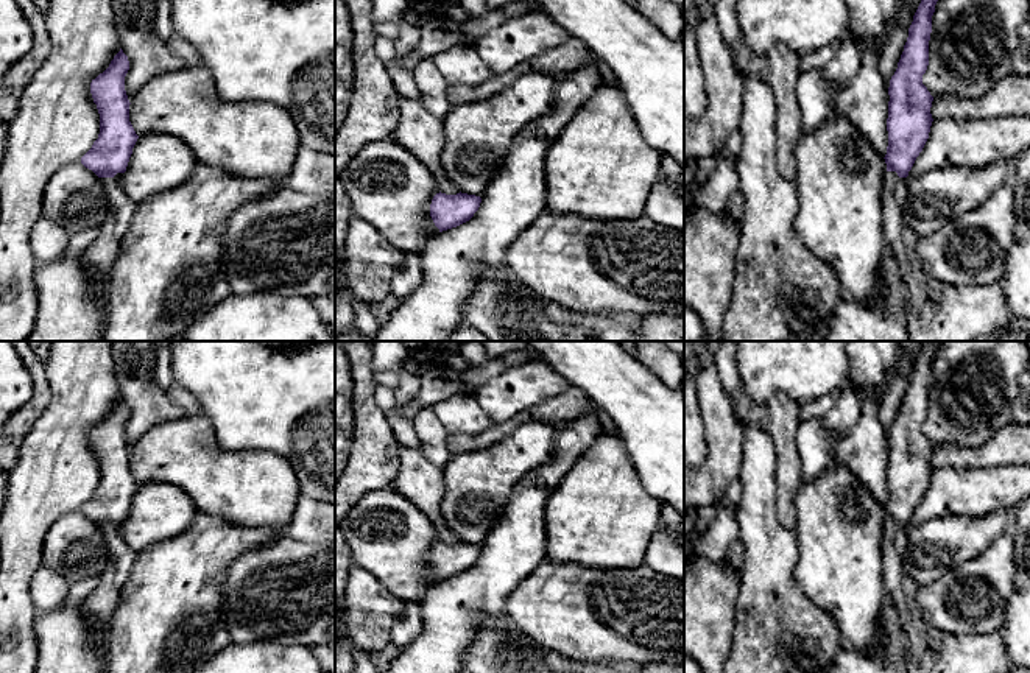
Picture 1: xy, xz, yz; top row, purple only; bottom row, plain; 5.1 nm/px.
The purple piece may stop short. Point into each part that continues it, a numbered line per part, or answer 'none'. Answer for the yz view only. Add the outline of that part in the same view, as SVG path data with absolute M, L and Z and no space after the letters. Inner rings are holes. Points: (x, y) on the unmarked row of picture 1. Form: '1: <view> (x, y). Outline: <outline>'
1: yz (929, 650). Outline: M885 520L880 534L882 578L908 636L910 673L1008 673L1014 665L999 631L952 636L929 626L916 604L918 584L905 572L908 527Z

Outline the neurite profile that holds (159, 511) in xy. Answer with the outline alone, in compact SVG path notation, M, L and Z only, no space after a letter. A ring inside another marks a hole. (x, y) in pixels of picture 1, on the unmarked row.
M162 481L142 483L123 522L123 537L140 553L150 545L182 534L196 514L198 508L184 489Z

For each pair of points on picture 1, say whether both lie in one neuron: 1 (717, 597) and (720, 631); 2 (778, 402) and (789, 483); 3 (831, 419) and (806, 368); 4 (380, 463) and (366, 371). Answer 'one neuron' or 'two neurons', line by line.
1: one neuron
2: one neuron
3: two neurons
4: one neuron

